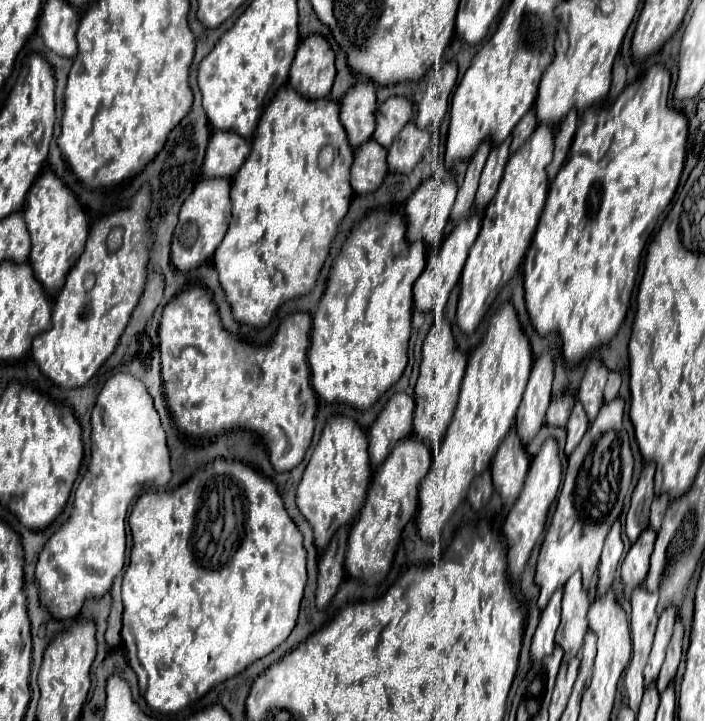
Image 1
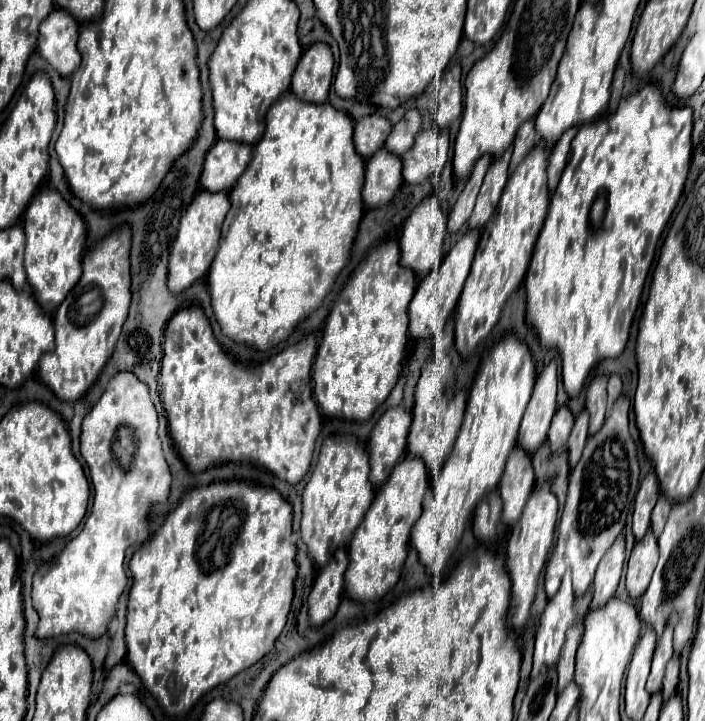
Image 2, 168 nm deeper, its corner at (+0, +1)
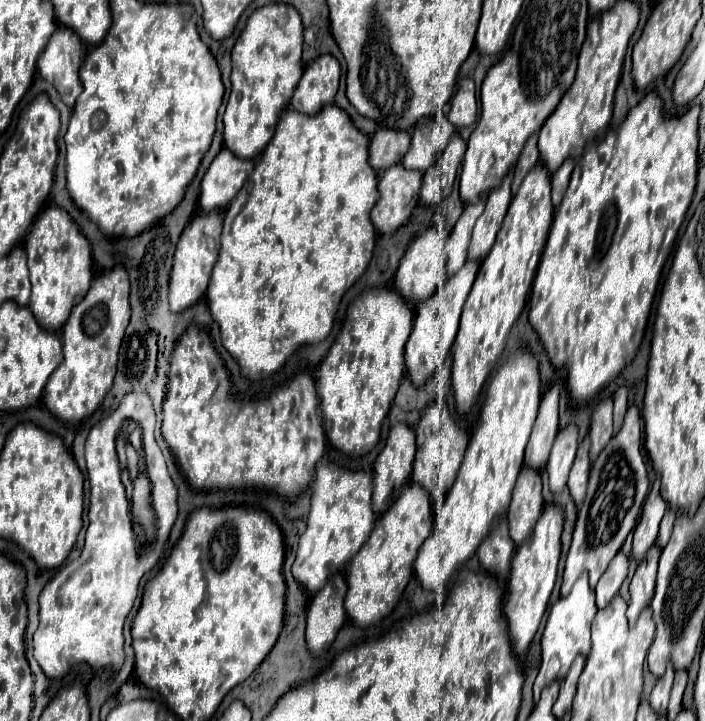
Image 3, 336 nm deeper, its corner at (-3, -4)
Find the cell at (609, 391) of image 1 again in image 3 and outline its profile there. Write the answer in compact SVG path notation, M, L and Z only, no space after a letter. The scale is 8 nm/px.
M620 386L616 392L614 392L614 408L616 408L616 416L614 416L614 428L616 432L620 430L622 426L622 418L626 414L626 408L628 408L628 390L624 386Z

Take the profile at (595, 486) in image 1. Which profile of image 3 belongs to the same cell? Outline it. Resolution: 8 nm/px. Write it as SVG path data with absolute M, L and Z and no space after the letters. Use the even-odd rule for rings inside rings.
M630 406L624 416L624 424L620 432L612 436L608 448L600 452L600 456L590 468L586 498L578 510L572 544L566 556L560 596L566 596L570 592L574 580L582 570L590 572L590 586L592 588L596 586L606 566L622 548L626 536L634 528L646 494L648 494L648 474L646 474L644 458L640 454L640 412L636 406ZM634 504L636 504L636 512L632 510Z

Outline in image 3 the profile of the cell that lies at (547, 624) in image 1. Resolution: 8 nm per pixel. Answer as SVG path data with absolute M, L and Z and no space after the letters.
M580 576L576 580L576 584L572 586L572 592L566 598L560 598L550 608L546 628L544 628L544 634L542 634L542 666L540 666L540 672L538 672L536 682L534 682L534 702L538 702L540 692L546 686L546 670L548 670L548 664L554 658L560 662L560 672L558 672L556 678L562 680L566 676L572 660L578 654L588 654L590 652L590 624L592 624L596 612L598 612L598 608L594 604L594 590L588 586L588 576Z

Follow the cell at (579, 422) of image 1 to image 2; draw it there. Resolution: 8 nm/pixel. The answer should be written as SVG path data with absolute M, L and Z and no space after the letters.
M581 411L575 419L575 427L571 431L569 437L569 471L573 471L573 467L577 465L577 459L581 459L585 441L587 441L587 425L589 425L589 411Z

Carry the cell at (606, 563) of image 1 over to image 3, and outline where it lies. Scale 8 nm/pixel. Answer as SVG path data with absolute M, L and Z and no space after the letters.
M618 552L612 558L612 562L608 564L606 572L602 574L602 578L596 586L596 606L598 606L598 610L602 610L610 604L610 600L618 594L626 576L628 576L628 558L622 552Z

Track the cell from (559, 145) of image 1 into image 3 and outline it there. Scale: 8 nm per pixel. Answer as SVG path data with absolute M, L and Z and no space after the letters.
M564 160L564 164L560 166L560 172L552 174L552 204L554 204L554 208L560 206L560 200L570 182L572 168L574 168L574 160Z

